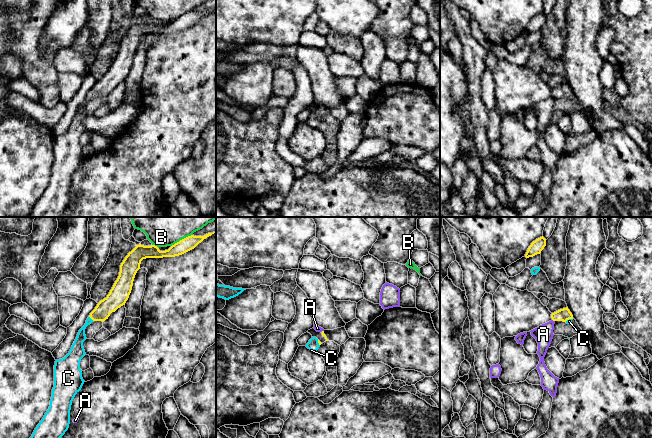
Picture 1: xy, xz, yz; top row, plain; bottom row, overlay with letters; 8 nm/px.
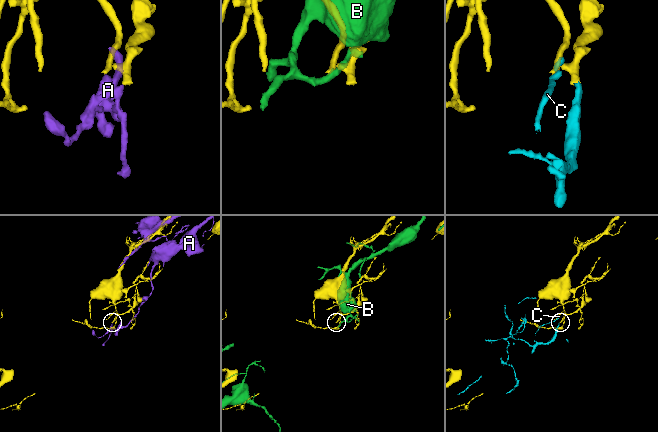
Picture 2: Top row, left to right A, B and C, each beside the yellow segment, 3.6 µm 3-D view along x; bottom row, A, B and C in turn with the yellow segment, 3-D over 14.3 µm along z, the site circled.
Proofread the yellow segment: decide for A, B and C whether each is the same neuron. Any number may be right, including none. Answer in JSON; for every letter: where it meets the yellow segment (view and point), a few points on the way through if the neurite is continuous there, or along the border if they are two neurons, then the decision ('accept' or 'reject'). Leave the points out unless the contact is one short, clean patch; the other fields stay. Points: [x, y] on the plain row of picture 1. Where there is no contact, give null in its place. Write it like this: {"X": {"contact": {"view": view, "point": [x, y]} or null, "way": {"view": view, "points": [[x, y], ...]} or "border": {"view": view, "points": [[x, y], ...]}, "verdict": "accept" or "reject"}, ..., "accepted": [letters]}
{"A": {"contact": {"view": "yz", "point": [553, 96]}, "verdict": "reject"}, "B": {"contact": {"view": "xy", "point": [182, 15]}, "verdict": "reject"}, "C": {"contact": {"view": "xy", "point": [91, 94]}, "border": {"view": "xy", "points": [[89, 92], [93, 97]]}, "verdict": "reject"}, "accepted": []}

